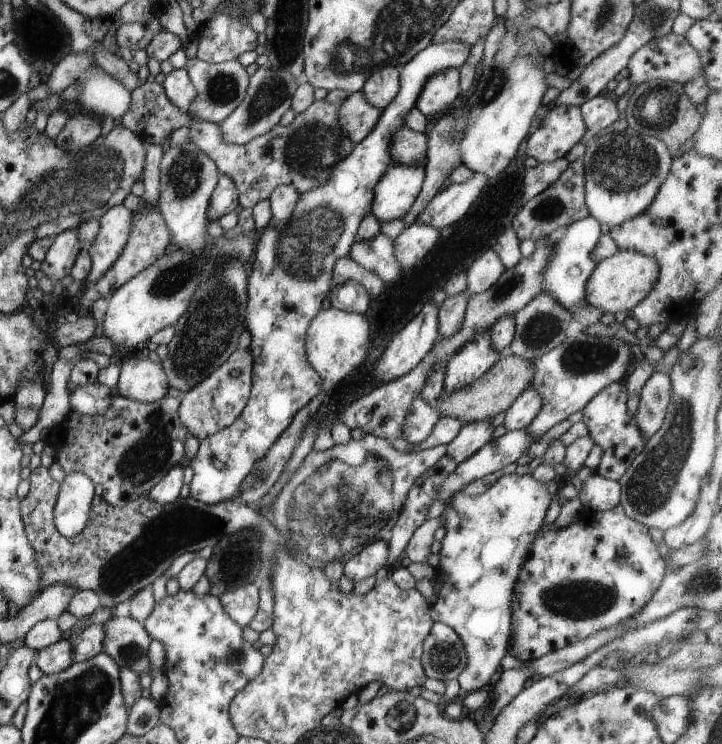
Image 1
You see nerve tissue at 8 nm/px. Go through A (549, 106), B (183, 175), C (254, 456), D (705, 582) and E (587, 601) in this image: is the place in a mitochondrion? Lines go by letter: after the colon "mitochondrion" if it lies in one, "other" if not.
A: other
B: mitochondrion
C: other
D: mitochondrion
E: mitochondrion

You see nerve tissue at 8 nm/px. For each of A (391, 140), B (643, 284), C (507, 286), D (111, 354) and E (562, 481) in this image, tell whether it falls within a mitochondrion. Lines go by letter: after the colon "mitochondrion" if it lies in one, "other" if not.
A: other
B: other
C: mitochondrion
D: other
E: other

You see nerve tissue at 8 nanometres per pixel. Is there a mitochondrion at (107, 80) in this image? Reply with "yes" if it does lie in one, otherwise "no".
no

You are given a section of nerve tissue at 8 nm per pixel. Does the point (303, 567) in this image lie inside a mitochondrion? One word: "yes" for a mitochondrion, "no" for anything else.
yes

